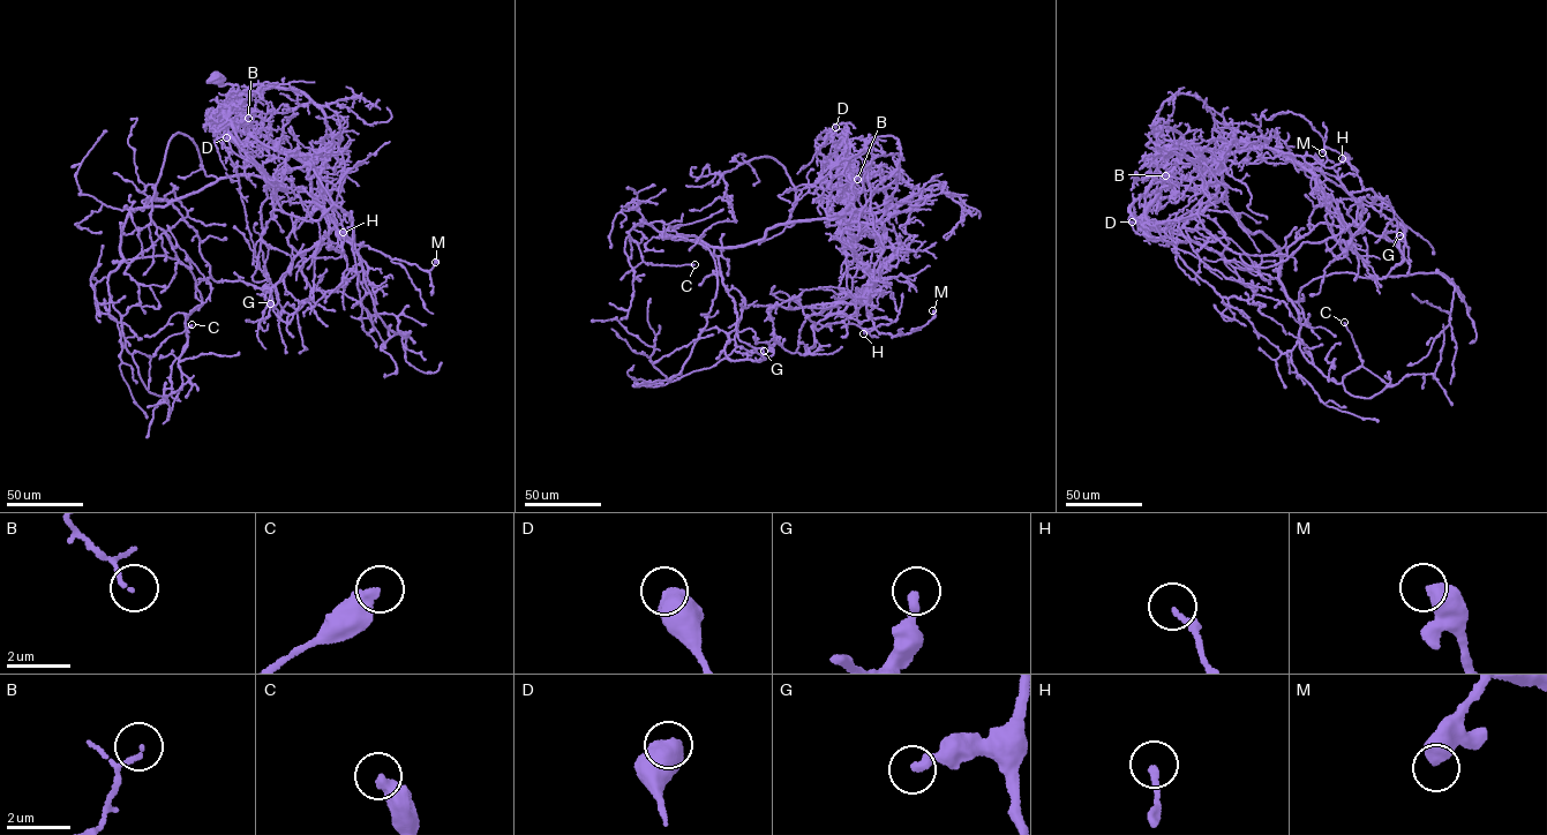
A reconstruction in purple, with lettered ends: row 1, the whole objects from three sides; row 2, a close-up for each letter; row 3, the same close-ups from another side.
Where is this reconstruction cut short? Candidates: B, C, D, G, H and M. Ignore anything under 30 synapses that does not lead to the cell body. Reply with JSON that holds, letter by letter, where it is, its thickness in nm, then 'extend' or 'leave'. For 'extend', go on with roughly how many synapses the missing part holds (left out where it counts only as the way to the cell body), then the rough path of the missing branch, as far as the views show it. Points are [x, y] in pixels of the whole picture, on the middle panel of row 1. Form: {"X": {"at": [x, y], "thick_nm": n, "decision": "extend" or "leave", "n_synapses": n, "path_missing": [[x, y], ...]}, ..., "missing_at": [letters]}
{"B": {"at": [857, 179], "thick_nm": 110, "decision": "leave"}, "C": {"at": [695, 264], "thick_nm": 480, "decision": "leave"}, "D": {"at": [835, 127], "thick_nm": 650, "decision": "leave"}, "G": {"at": [764, 351], "thick_nm": 300, "decision": "leave"}, "H": {"at": [863, 333], "thick_nm": 190, "decision": "leave"}, "M": {"at": [932, 310], "thick_nm": 500, "decision": "leave"}, "missing_at": []}

